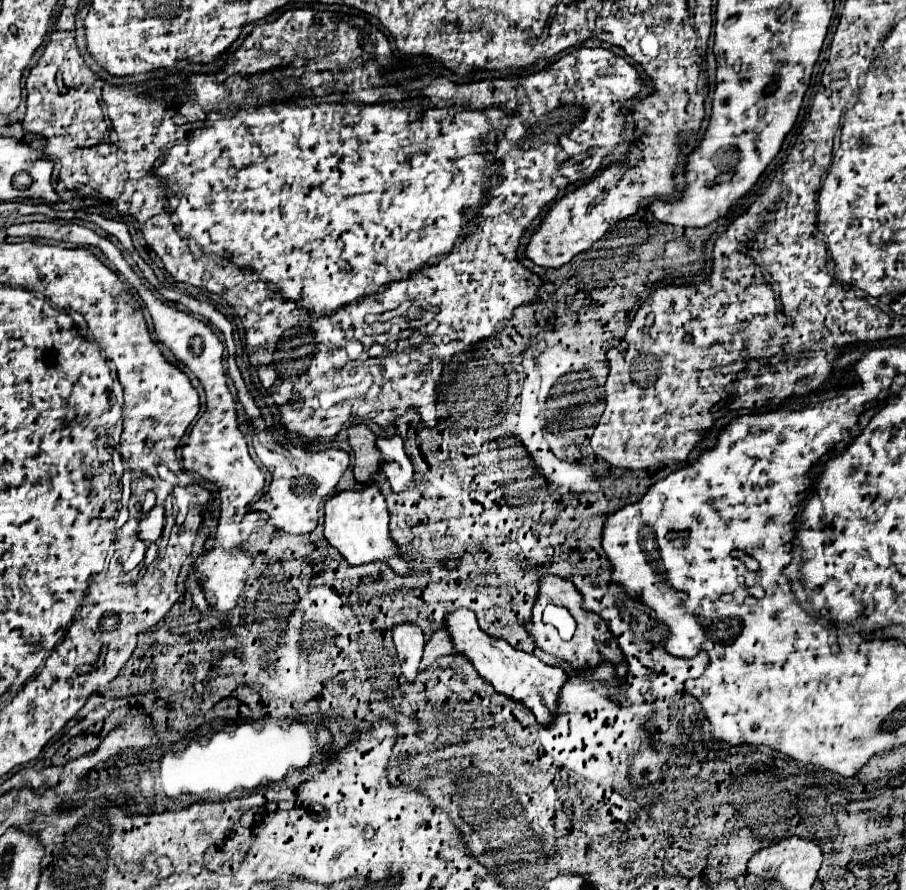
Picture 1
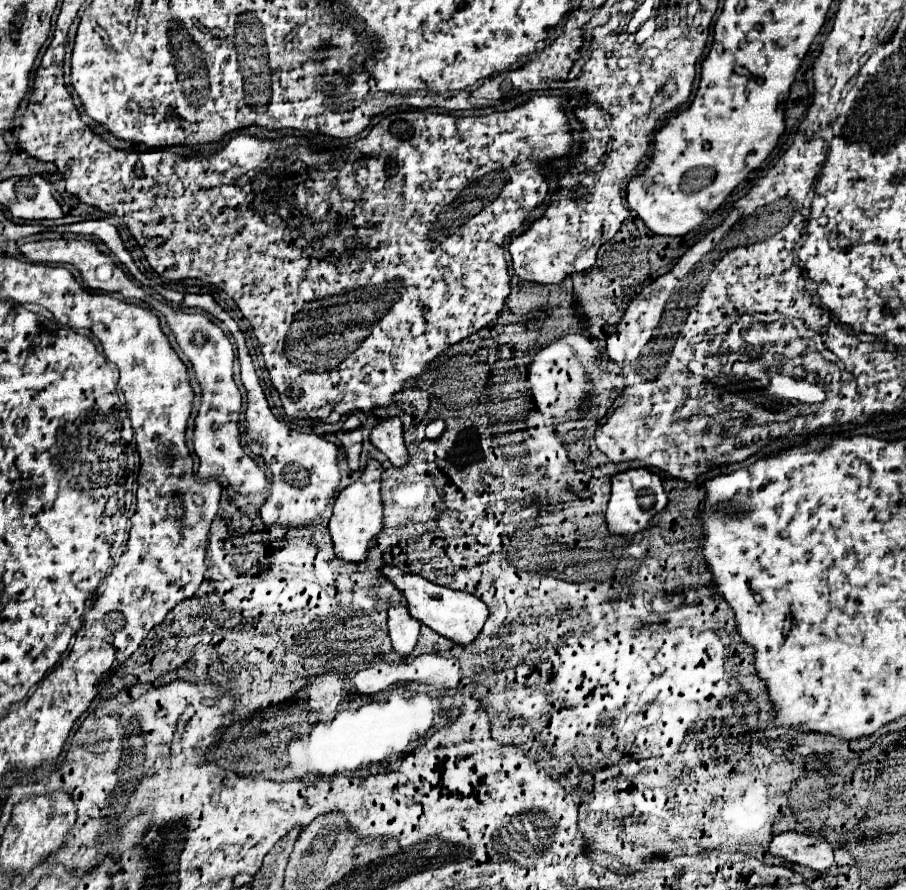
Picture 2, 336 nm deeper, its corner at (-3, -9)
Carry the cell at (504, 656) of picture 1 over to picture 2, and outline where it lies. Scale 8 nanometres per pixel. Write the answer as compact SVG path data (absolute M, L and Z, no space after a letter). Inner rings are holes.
M384 566L382 576L388 582L392 582L400 590L400 594L406 598L412 618L420 620L422 624L426 624L434 632L442 634L444 638L450 638L452 642L456 642L460 646L470 644L480 634L480 630L488 618L486 604L468 592L456 592L456 590L450 590L444 586L436 586L418 574L402 572L396 566Z

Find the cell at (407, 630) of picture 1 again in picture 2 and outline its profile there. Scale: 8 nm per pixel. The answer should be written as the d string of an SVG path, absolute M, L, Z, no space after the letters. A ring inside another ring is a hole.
M394 604L388 608L388 630L392 638L392 646L400 656L408 656L416 642L418 642L418 632L420 632L420 622L412 620L408 616L408 608L402 604Z

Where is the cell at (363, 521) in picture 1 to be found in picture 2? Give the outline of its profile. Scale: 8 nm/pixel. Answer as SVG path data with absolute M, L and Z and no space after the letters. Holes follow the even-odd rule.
M368 460L362 476L340 490L334 502L334 514L330 518L328 530L334 540L336 556L346 562L362 562L370 540L382 530L382 496L380 496L380 474L382 466L378 460Z

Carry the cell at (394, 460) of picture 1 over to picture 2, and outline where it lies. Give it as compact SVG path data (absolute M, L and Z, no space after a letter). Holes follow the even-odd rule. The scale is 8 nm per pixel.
M386 418L382 420L370 434L370 440L372 444L384 452L394 466L402 466L406 464L408 460L408 454L406 454L406 446L404 446L404 440L402 440L402 422L400 418Z

